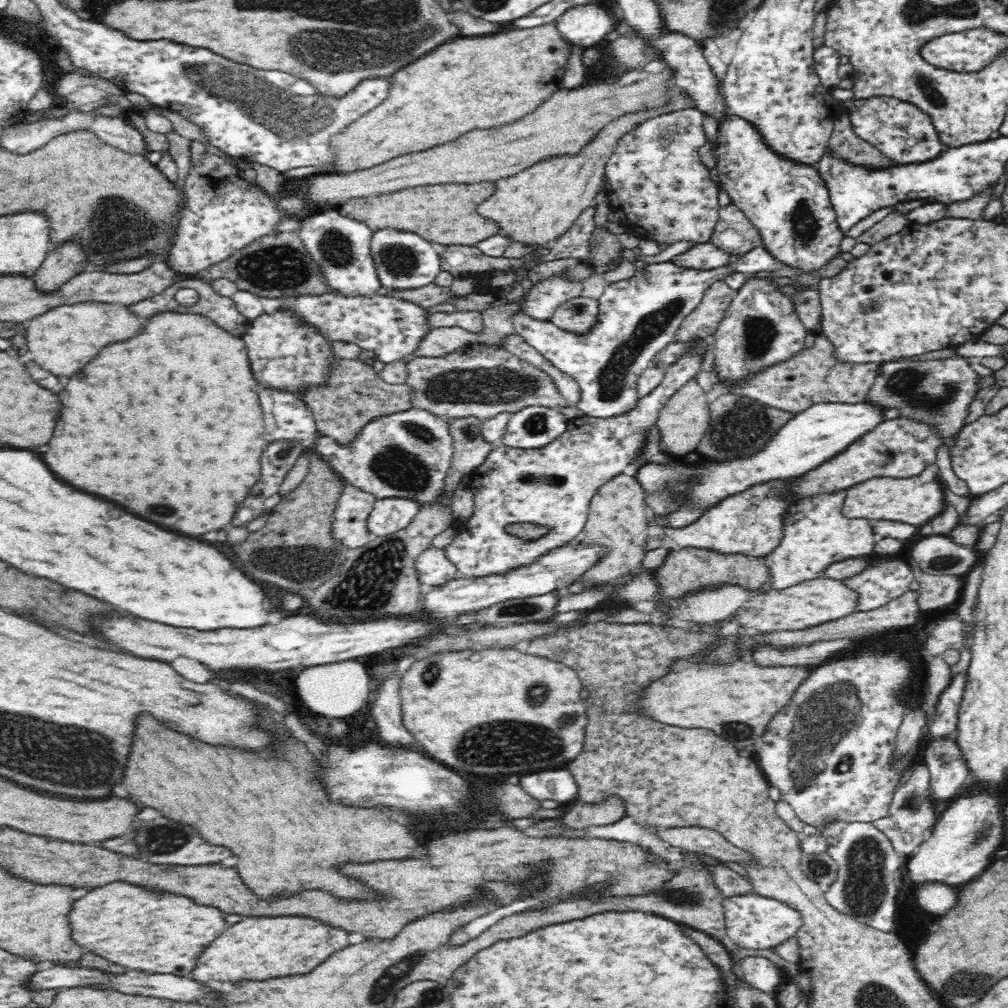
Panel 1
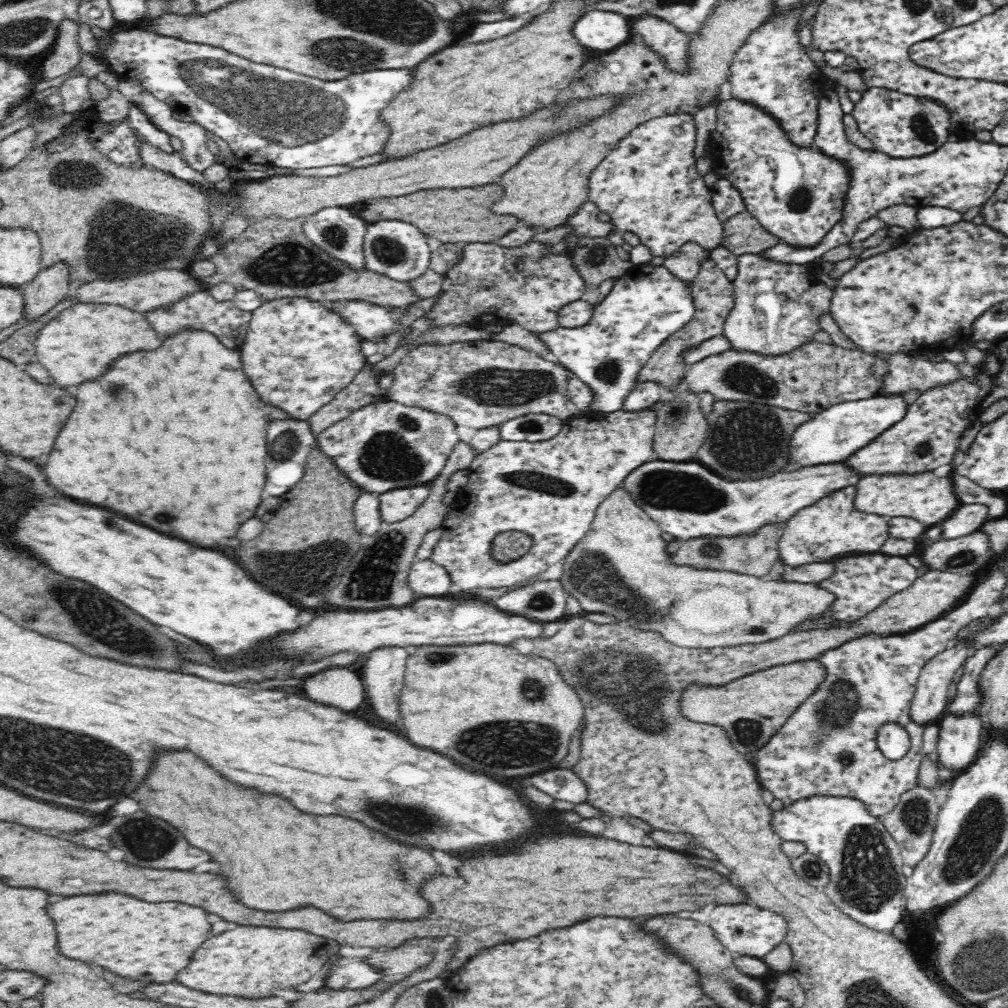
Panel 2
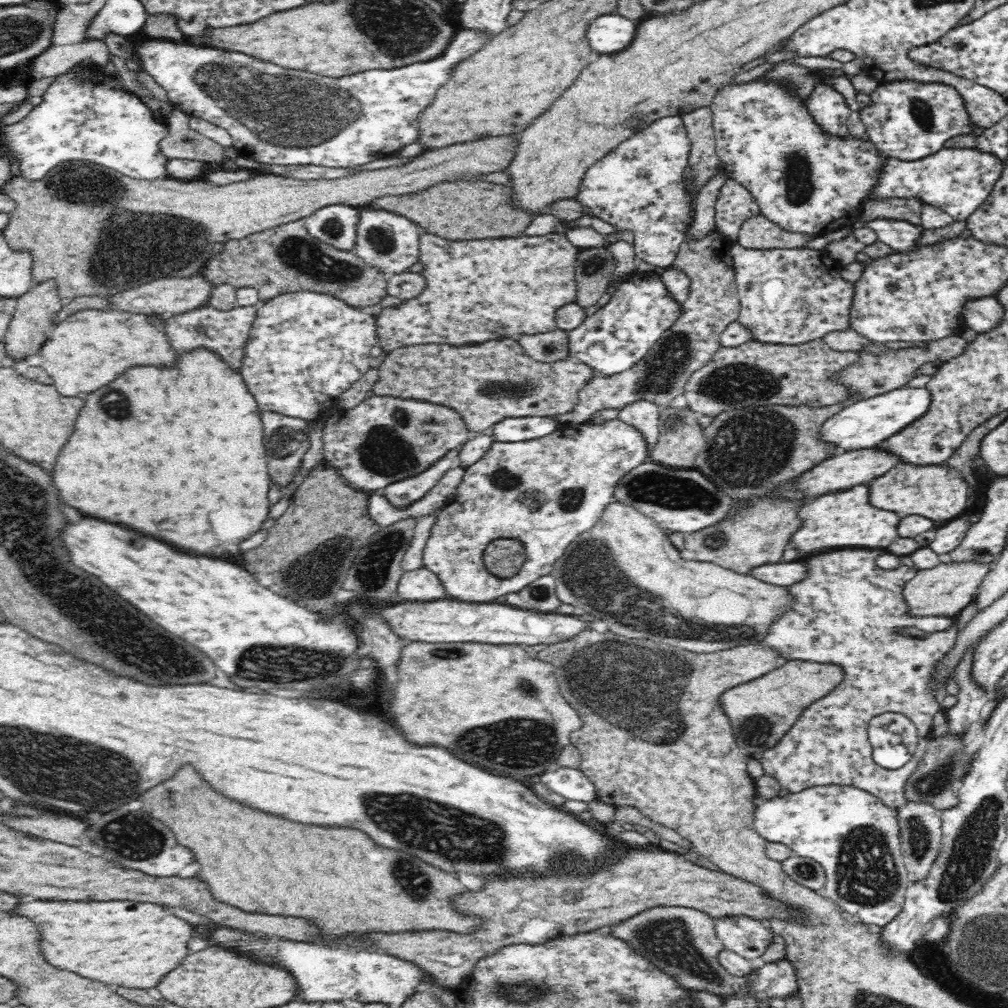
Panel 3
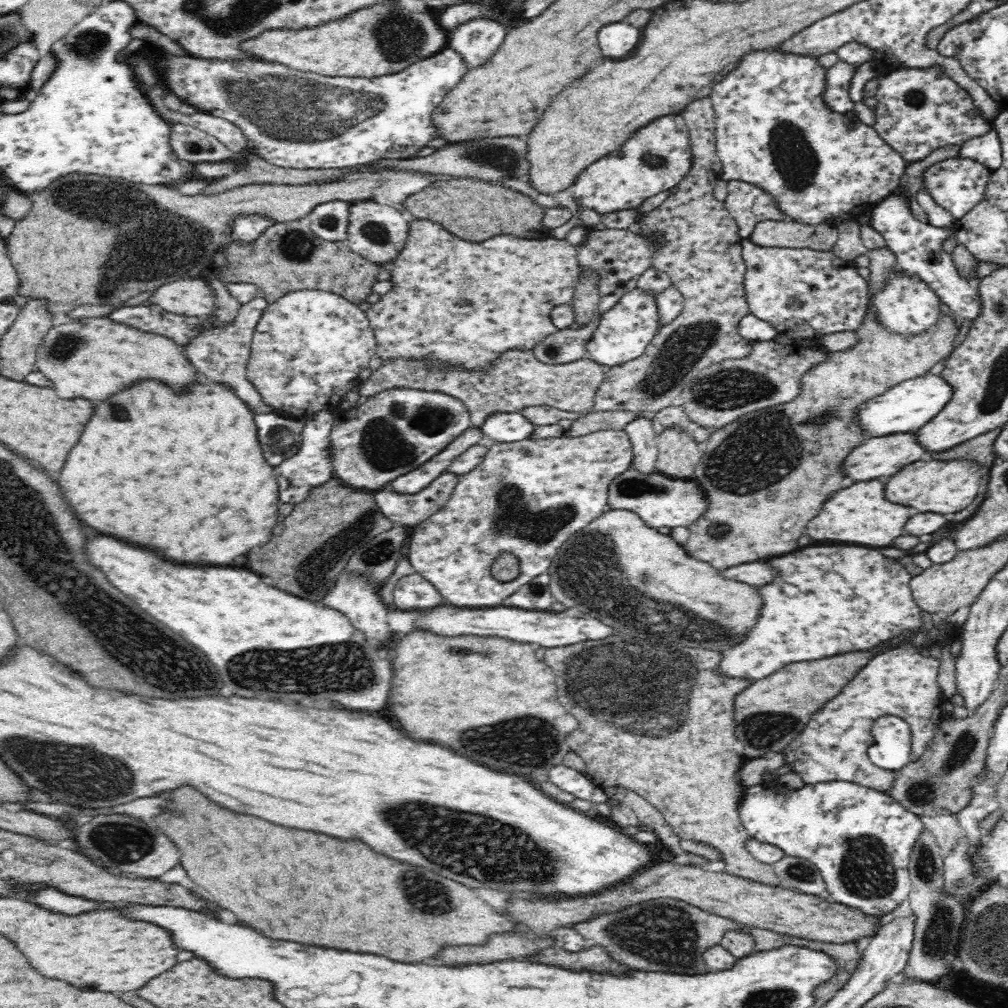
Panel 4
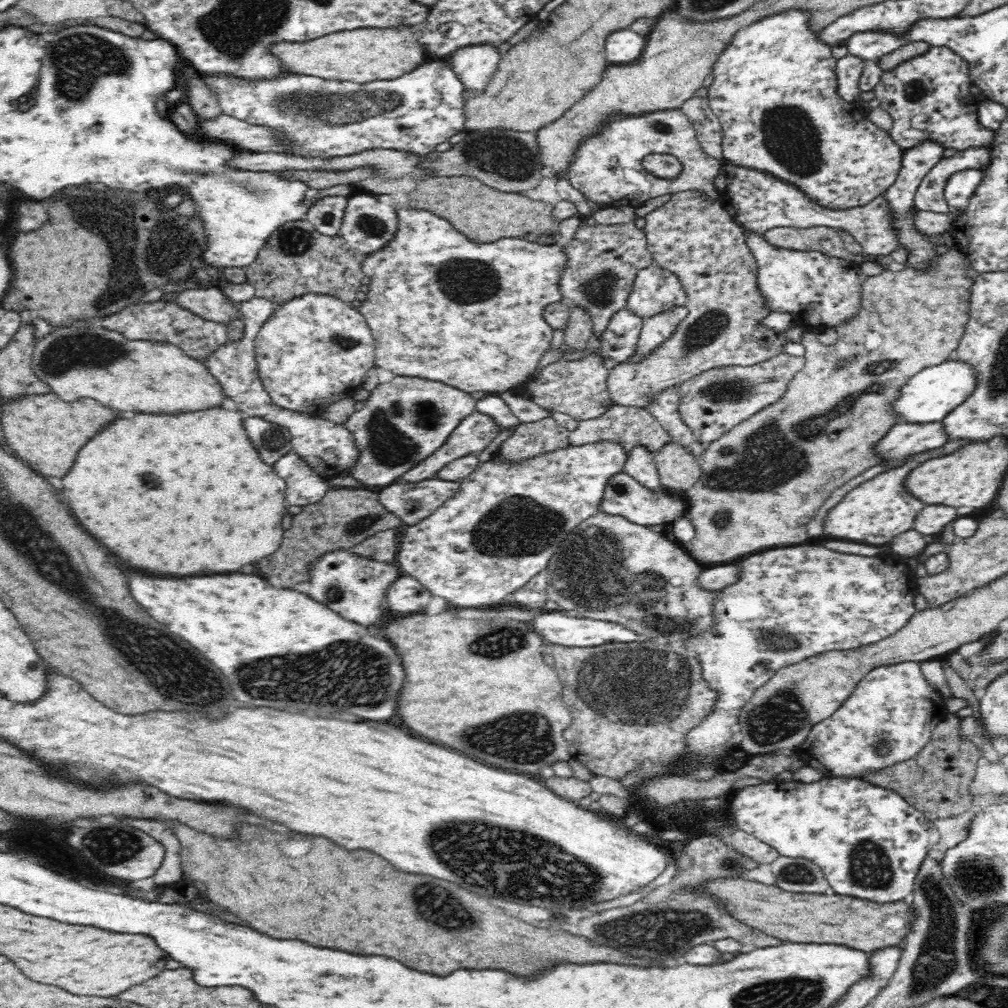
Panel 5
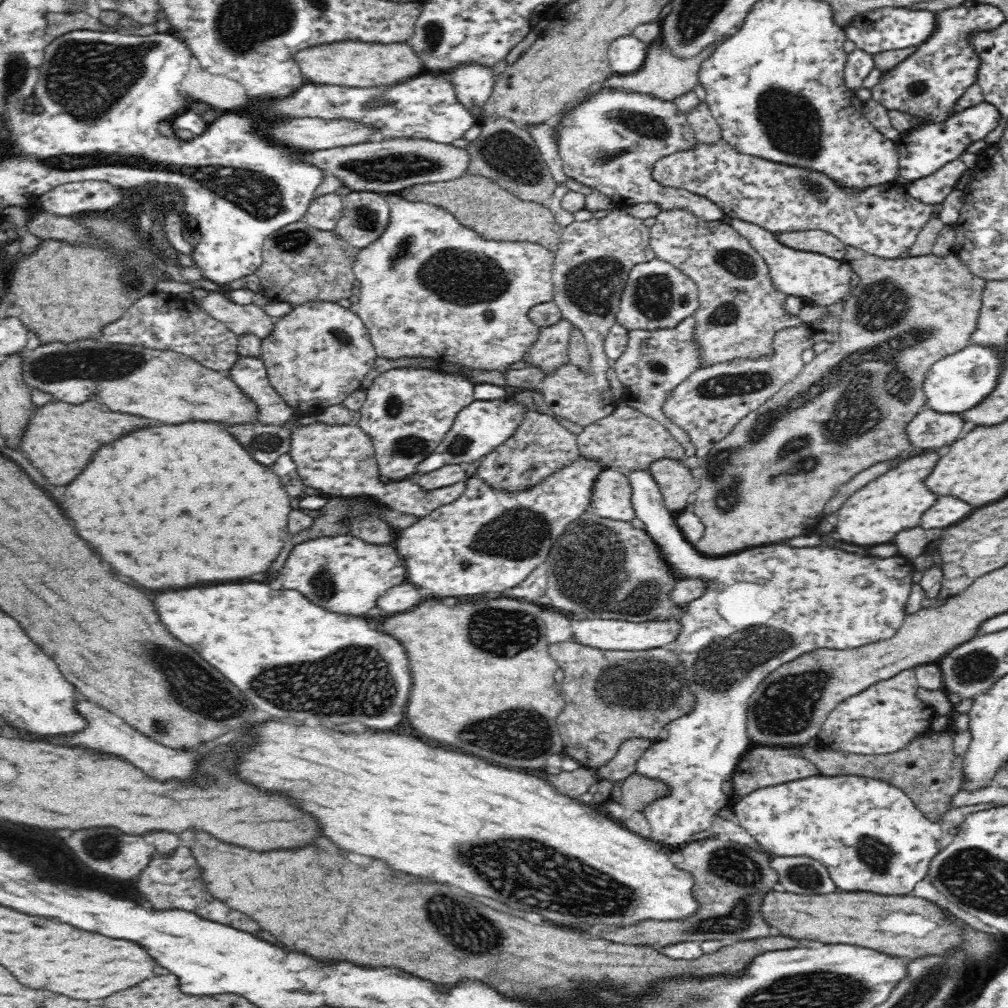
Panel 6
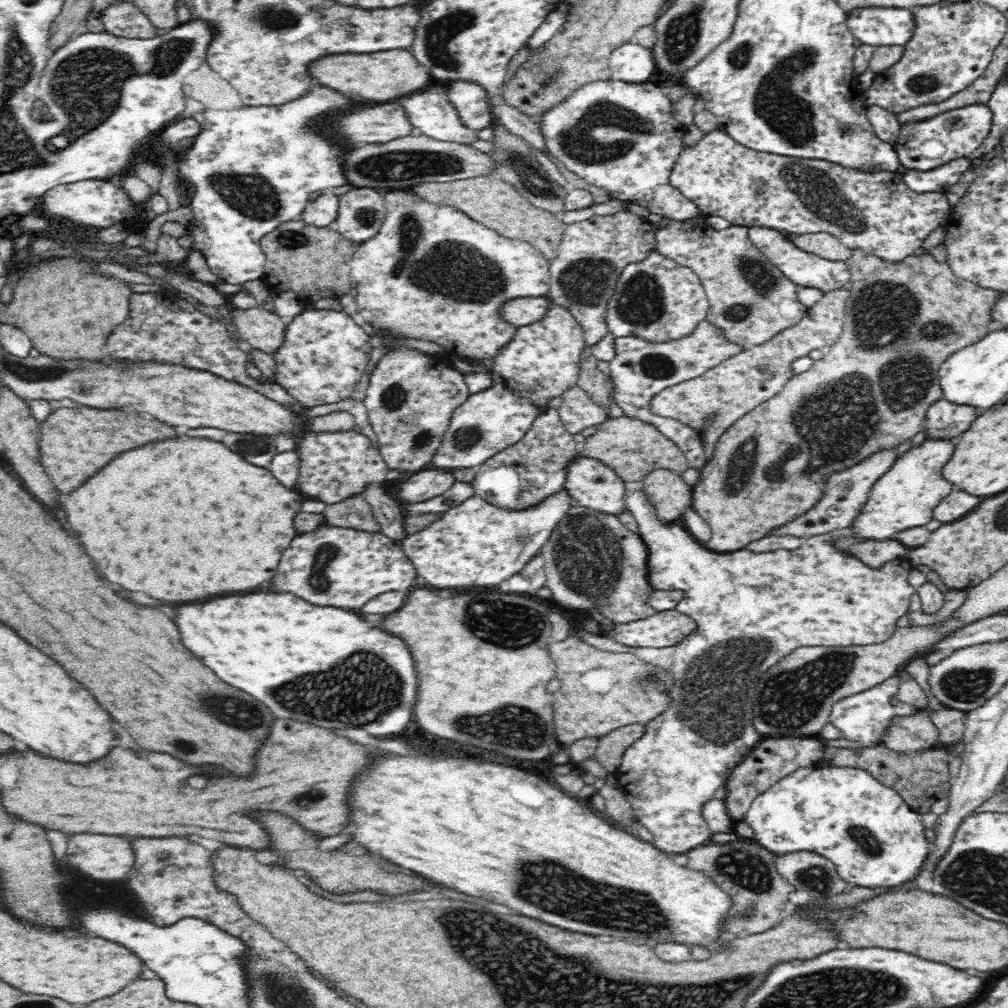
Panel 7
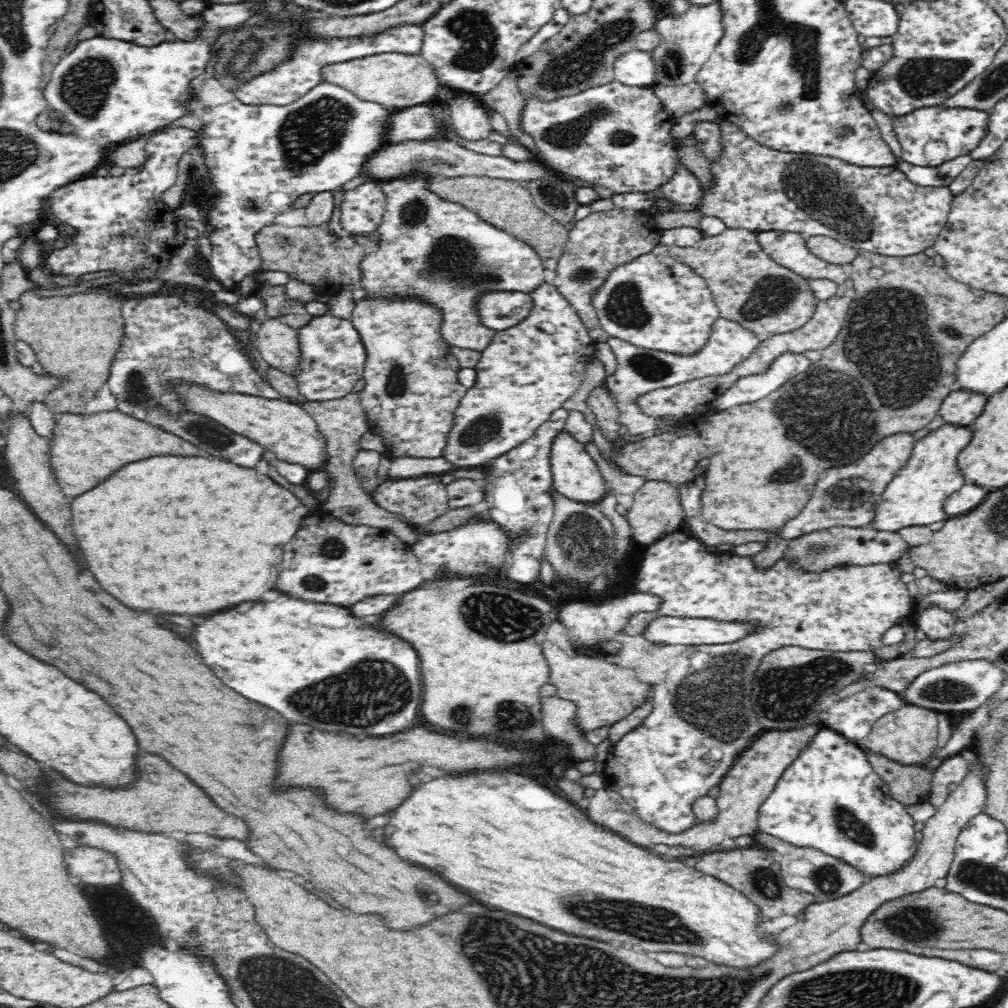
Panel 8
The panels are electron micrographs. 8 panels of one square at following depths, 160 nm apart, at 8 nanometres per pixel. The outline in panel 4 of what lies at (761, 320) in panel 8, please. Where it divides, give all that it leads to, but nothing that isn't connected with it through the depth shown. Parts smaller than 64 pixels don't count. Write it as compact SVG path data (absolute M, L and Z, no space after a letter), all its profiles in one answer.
M709 97L698 98L686 104L684 110L680 113L684 120L686 121L686 126L689 129L689 137L691 142L691 149L693 154L693 163L690 172L680 181L680 184L671 192L670 196L663 202L661 206L658 206L652 212L644 214L640 217L638 223L642 229L640 235L642 235L648 244L650 249L650 254L652 256L652 267L656 270L666 272L673 282L673 286L682 293L685 298L685 303L683 306L683 312L678 315L672 322L669 322L664 328L659 328L658 333L652 338L652 341L645 348L644 354L640 355L638 358L631 360L630 362L622 363L618 366L605 367L606 376L604 380L600 383L598 390L596 391L594 397L594 406L592 410L594 412L600 411L613 411L613 410L624 410L630 412L652 412L656 413L662 411L666 406L670 406L673 403L677 403L679 394L682 389L690 382L701 370L707 369L709 366L721 363L723 360L738 360L741 358L746 358L752 350L753 344L758 341L750 341L742 335L740 335L740 325L739 320L744 318L748 313L750 313L749 304L746 298L746 291L744 286L745 274L748 272L748 267L746 267L746 261L742 257L741 242L742 237L740 237L740 227L734 221L734 218L730 217L730 214L726 211L724 199L717 197L714 187L720 179L722 163L719 160L719 156L716 152L716 123L715 123L715 110L713 109L711 100Z

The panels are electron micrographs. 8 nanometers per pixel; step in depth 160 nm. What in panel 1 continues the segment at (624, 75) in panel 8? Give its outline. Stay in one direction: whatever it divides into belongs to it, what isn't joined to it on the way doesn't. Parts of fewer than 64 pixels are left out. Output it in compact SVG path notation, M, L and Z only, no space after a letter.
M596 5L575 6L556 21L562 36L572 45L583 49L611 38L616 26L616 21L609 11Z

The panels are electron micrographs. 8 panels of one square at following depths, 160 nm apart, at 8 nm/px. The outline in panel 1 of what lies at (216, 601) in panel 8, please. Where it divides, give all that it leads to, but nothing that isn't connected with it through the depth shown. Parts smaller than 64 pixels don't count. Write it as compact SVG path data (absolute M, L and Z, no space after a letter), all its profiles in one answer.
M162 312L148 320L148 326L142 336L132 338L124 344L114 344L106 348L94 364L88 364L86 370L74 378L70 378L68 386L60 392L62 402L66 402L64 410L60 412L60 418L56 422L56 430L52 440L48 442L48 450L44 454L44 462L54 470L64 482L76 486L78 490L98 494L102 498L114 500L122 504L124 508L132 510L140 518L154 522L158 526L166 526L170 530L178 530L182 534L190 536L202 536L206 532L220 532L226 524L232 522L238 506L246 498L246 490L250 490L260 480L260 456L264 452L264 420L262 420L262 408L258 402L258 384L250 372L250 362L246 354L244 340L228 334L220 326L216 326L213 320L202 318L198 314L174 314L174 312Z

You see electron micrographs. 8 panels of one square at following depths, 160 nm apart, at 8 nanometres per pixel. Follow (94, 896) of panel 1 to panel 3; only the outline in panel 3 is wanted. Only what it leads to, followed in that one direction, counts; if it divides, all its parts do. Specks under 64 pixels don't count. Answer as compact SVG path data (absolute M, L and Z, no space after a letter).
M22 902L8 915L22 914L36 922L40 933L42 957L54 968L70 970L102 984L116 984L126 988L142 988L149 991L157 986L170 970L178 968L188 956L188 940L194 936L194 927L186 920L166 914L164 906L146 902Z

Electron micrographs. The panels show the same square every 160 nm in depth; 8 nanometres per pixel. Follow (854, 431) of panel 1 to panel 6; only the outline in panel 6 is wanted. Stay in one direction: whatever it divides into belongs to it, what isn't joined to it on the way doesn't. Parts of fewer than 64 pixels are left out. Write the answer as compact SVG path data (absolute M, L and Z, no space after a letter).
M970 344L935 362L926 373L923 391L927 396L927 408L936 412L963 413L981 403L998 384L1003 371L1001 350L985 344Z

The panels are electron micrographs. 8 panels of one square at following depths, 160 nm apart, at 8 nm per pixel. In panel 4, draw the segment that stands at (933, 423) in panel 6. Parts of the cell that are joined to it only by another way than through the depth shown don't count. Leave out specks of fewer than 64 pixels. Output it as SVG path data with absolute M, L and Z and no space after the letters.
M896 432L888 436L874 436L866 438L864 443L851 450L843 462L842 471L848 475L848 478L854 478L856 482L890 478L909 464L924 460L928 453L927 448L923 448L917 439L917 432Z

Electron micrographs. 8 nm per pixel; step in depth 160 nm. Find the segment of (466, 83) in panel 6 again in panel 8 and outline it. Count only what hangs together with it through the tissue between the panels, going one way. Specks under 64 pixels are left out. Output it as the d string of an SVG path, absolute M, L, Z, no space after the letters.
M464 92L457 96L447 107L450 110L450 126L458 137L466 141L479 141L492 138L492 125L488 121L485 106L473 94Z

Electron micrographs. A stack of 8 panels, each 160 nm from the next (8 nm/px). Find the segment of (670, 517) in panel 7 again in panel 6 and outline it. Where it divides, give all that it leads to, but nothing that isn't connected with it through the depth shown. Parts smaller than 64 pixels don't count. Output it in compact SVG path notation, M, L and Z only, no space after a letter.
M657 460L649 466L648 473L660 487L666 509L673 513L689 508L690 496L697 488L691 470L683 461Z

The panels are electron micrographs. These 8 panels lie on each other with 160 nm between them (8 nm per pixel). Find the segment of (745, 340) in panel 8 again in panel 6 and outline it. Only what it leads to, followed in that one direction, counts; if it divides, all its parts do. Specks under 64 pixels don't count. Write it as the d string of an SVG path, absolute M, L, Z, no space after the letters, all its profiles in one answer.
M685 318L676 328L668 330L634 330L628 332L626 350L615 360L613 368L623 386L623 403L630 408L646 413L657 420L678 441L685 450L685 456L695 456L696 447L689 434L674 424L664 413L662 404L681 382L684 382L695 370L702 367L701 346L696 337L696 319Z

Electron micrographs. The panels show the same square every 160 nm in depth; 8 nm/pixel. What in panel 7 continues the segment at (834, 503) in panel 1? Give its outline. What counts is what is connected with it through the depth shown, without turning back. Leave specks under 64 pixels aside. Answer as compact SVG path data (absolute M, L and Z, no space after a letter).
M926 438L900 455L890 471L874 483L861 513L850 526L853 533L856 532L860 538L884 540L907 528L928 524L932 520L934 506L952 492L952 486L946 482L942 472L954 449L952 438Z

